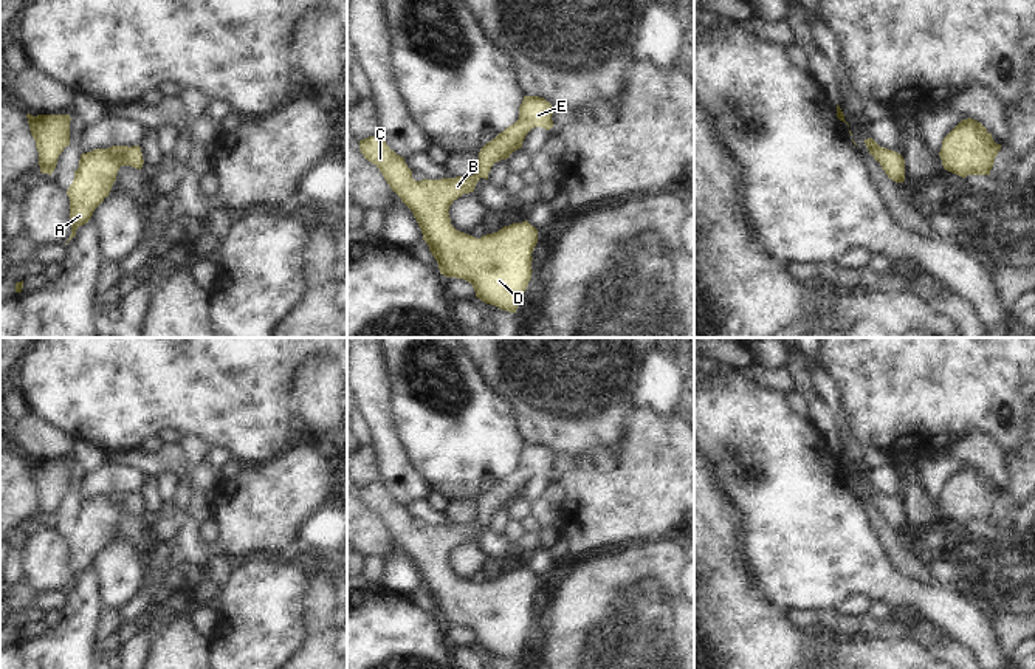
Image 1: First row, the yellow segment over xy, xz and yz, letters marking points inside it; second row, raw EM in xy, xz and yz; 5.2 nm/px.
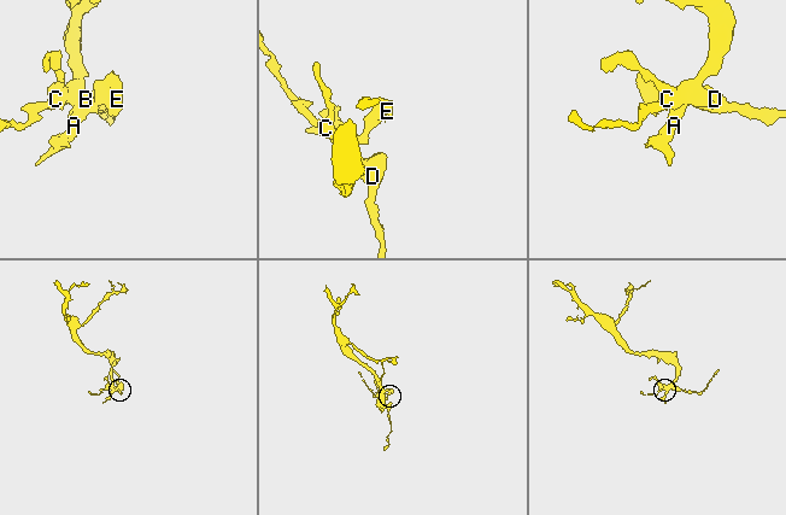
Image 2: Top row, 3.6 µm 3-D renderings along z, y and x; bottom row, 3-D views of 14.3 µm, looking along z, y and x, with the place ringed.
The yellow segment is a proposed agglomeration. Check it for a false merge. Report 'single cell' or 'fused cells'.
single cell

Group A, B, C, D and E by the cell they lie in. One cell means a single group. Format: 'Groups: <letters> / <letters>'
Groups: A B C D E

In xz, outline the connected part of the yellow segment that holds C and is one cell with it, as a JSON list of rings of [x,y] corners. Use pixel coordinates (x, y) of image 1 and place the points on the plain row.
[[[524,443],[519,466],[480,496],[471,523],[415,528],[404,505],[380,482],[359,488],[364,505],[380,516],[390,536],[412,558],[440,621],[469,629],[476,644],[510,660],[516,660],[531,626],[538,576],[525,567],[476,585],[457,578],[448,558],[454,547],[474,539],[480,525],[488,527],[494,509],[521,496],[531,475],[550,477],[552,461],[553,454],[544,444]]]

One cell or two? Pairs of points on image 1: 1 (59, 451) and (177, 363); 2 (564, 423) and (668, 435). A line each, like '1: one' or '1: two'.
1: two
2: two

